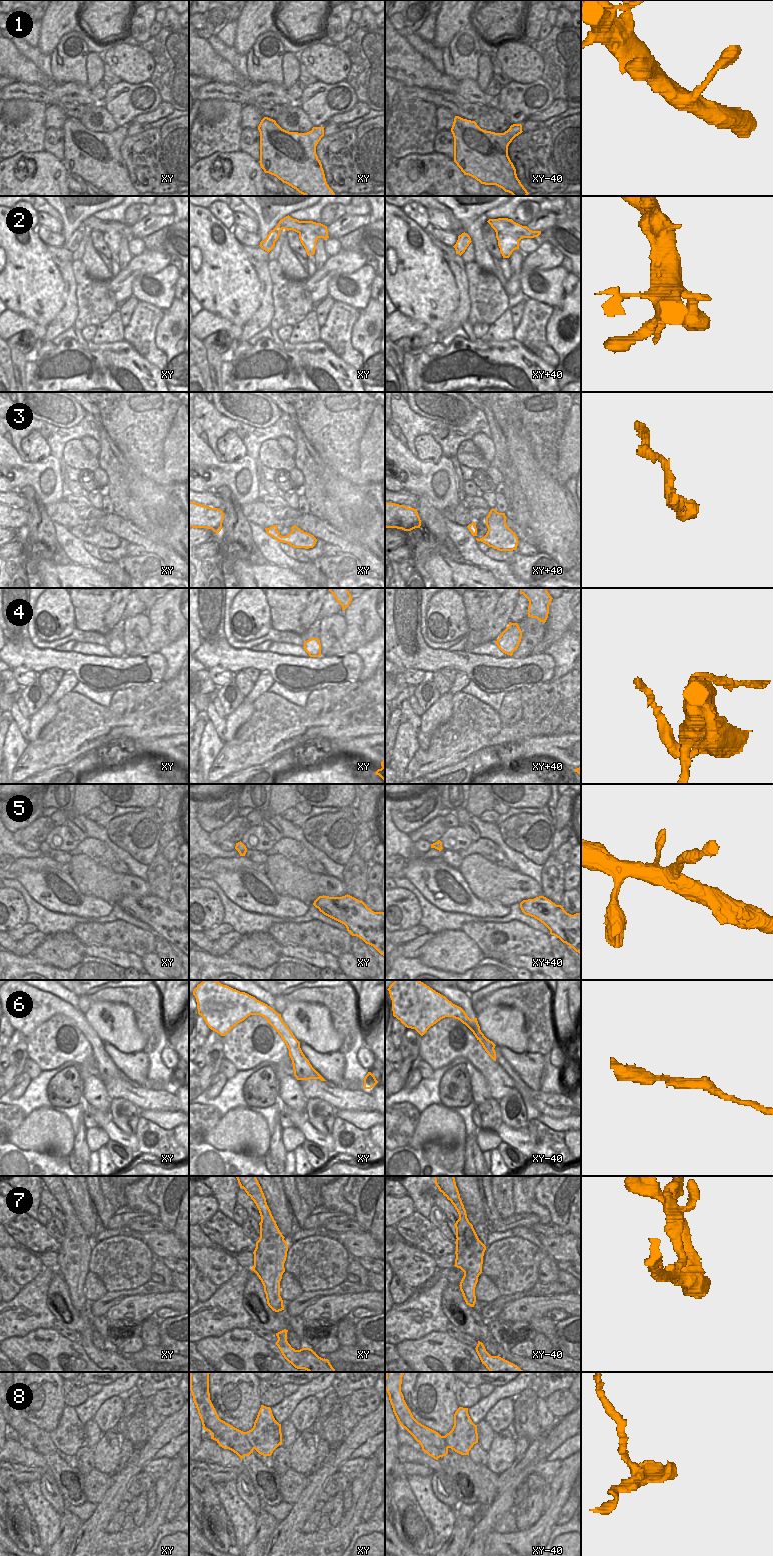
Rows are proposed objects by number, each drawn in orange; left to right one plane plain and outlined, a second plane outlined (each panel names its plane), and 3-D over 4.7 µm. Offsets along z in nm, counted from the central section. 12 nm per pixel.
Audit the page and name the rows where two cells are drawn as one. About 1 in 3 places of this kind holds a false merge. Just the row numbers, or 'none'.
2, 4, 7, 8

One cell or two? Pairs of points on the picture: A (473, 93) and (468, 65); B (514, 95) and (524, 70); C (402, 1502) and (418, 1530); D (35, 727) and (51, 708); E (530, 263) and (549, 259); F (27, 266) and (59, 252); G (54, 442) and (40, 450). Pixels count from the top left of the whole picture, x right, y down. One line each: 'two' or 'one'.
A: two
B: two
C: one
D: one
E: one
F: two
G: two

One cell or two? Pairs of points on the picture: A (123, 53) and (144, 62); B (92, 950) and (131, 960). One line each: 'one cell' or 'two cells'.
A: one cell
B: one cell

